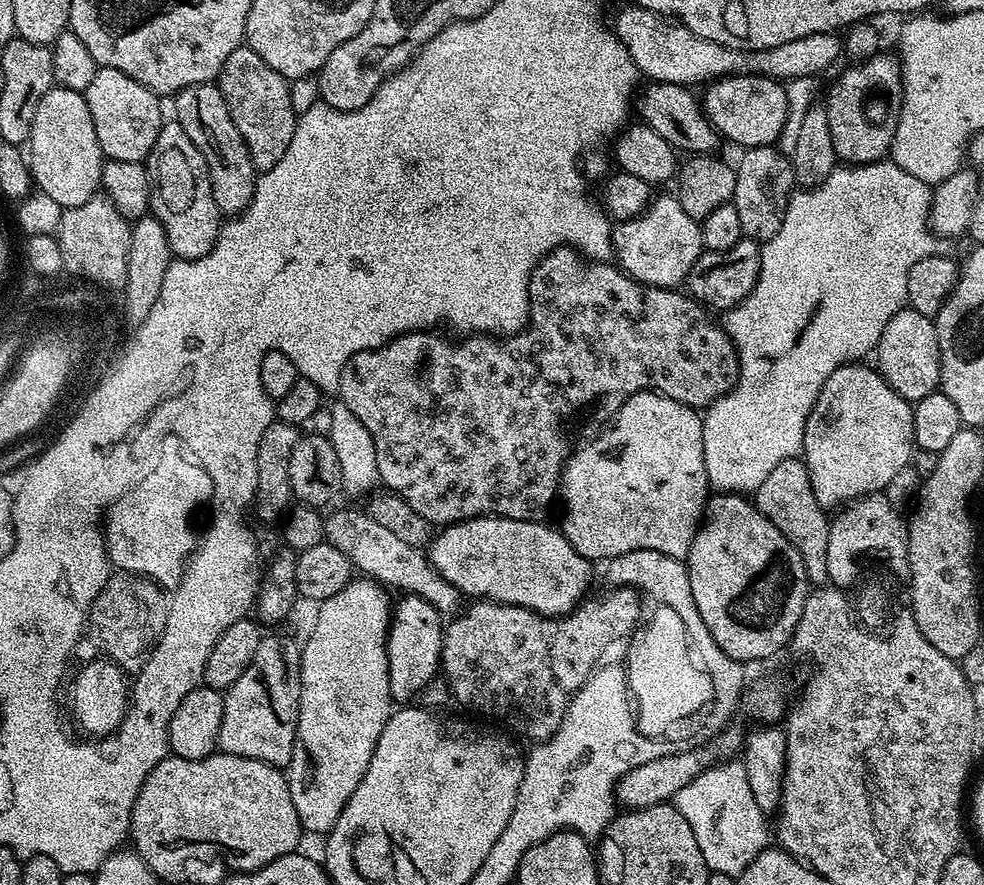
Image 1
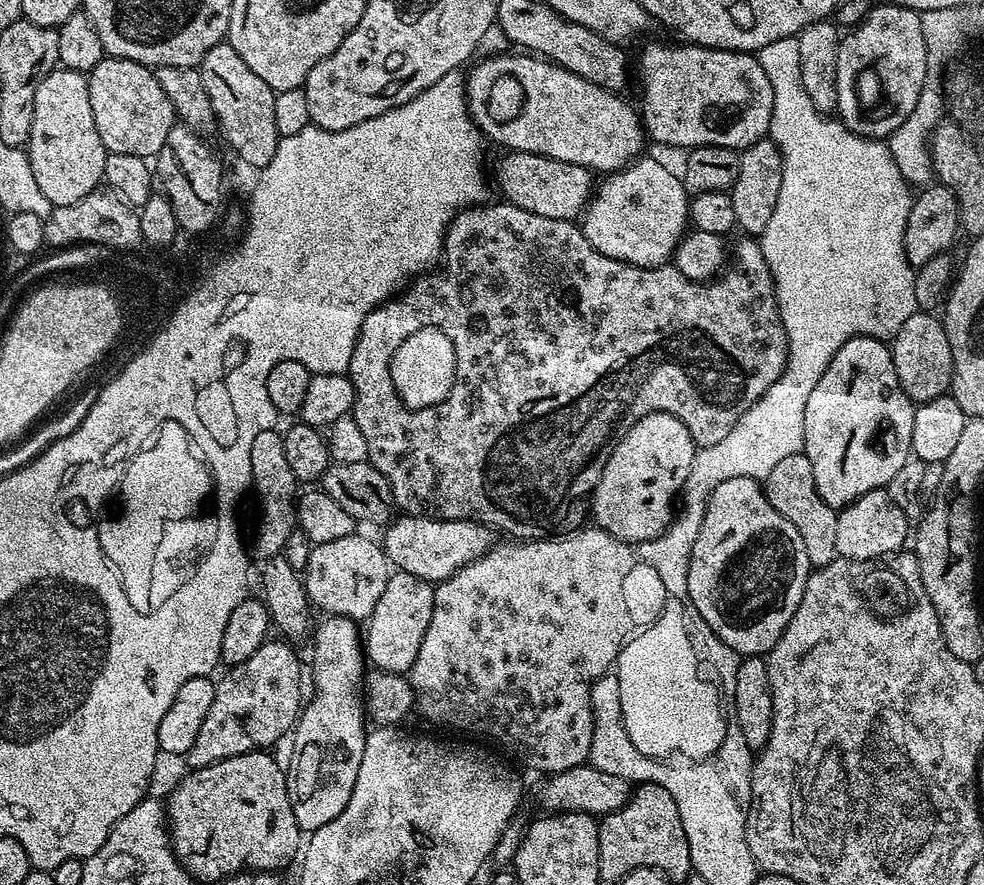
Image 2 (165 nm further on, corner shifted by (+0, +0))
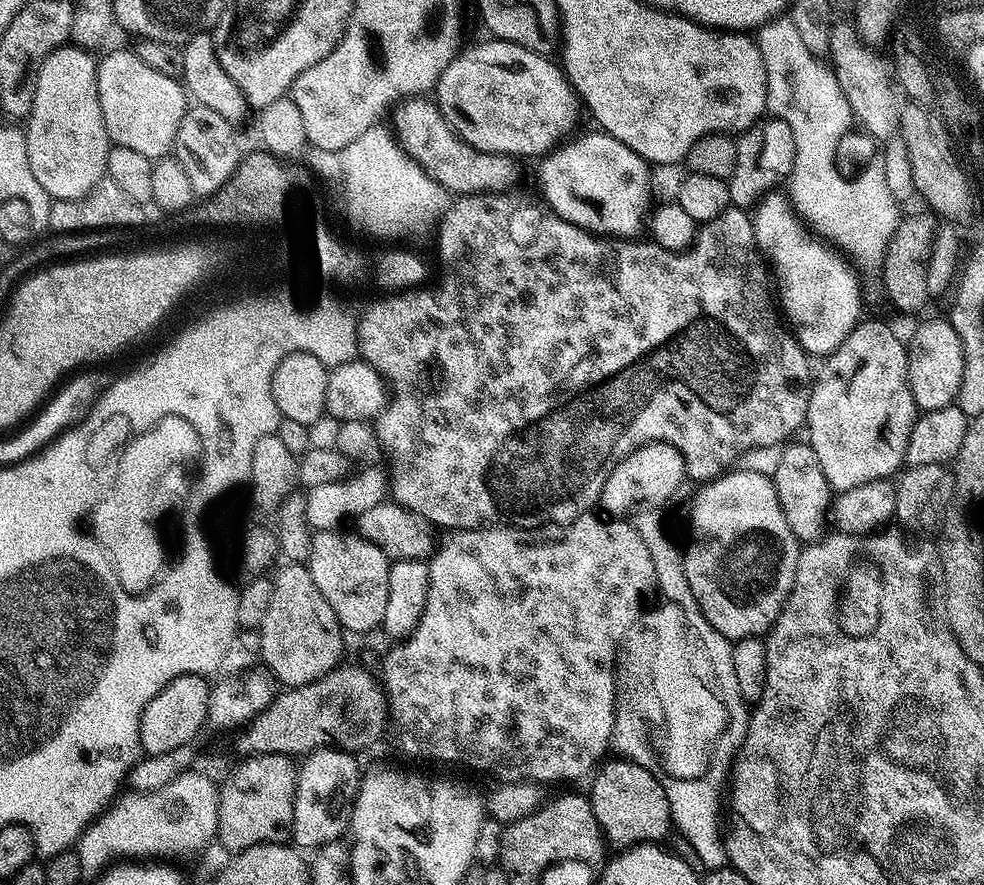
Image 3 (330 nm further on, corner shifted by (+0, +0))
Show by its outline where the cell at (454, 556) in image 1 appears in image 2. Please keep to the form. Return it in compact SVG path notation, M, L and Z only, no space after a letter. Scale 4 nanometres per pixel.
M400 514L383 529L382 547L393 569L439 582L450 578L493 547L493 529L473 520L434 520L430 516Z

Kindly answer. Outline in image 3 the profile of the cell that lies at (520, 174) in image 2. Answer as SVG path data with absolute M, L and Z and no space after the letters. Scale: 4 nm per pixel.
M409 96L395 105L391 131L401 148L424 167L424 172L456 196L498 194L512 184L513 161L496 152L480 152L460 139L440 112L435 99Z

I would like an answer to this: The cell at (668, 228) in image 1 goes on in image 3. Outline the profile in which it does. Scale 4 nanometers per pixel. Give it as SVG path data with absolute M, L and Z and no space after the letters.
M603 130L595 131L588 132L577 140L569 139L561 143L539 161L540 184L544 187L545 196L543 199L547 207L558 213L566 222L585 228L587 232L617 238L635 237L639 233L636 231L645 227L646 217L650 212L650 203L648 204L648 195L652 192L652 180L648 177L650 165L637 152L630 150L630 146L618 142L618 138L608 135Z

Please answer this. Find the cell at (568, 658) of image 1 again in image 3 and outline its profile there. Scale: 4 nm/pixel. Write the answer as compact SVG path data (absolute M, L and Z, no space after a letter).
M589 514L589 515L586 515L586 516L579 516L579 517L578 517L578 518L577 518L577 519L576 519L576 520L575 520L575 521L574 521L574 522L573 522L573 523L572 523L572 524L545 524L545 525L544 525L544 527L543 527L543 528L509 528L509 527L507 527L507 526L497 526L497 527L495 527L495 528L461 528L461 529L459 529L459 530L452 530L452 531L449 531L449 532L448 532L448 533L447 533L447 535L445 535L445 536L448 536L448 537L446 537L446 538L445 538L445 540L444 540L444 541L442 541L442 542L441 542L441 544L440 544L440 541L439 541L439 544L438 544L438 547L437 547L437 548L436 548L436 549L435 549L435 551L433 551L433 553L432 553L432 555L431 555L431 557L430 557L430 559L429 559L429 560L428 560L428 569L429 569L429 570L430 570L430 586L429 586L429 587L428 587L428 593L427 593L427 594L426 594L426 610L422 610L422 618L421 618L421 619L420 619L420 621L419 621L419 622L418 622L418 626L417 626L417 627L416 627L416 629L415 629L415 630L414 630L414 631L412 631L412 632L411 632L411 633L410 633L410 634L409 634L409 636L408 636L408 637L406 637L406 639L405 639L405 640L404 640L404 641L403 641L403 642L396 642L396 643L393 643L393 644L396 644L396 645L394 645L394 646L393 646L393 648L392 648L392 649L390 649L390 650L389 650L389 652L388 652L388 653L387 653L387 651L385 651L385 652L384 652L384 653L383 653L383 656L382 656L382 671L383 671L383 670L384 670L384 680L383 680L383 678L382 678L382 689L383 689L383 693L384 693L384 695L385 695L385 696L386 696L386 697L387 697L387 723L388 723L388 724L389 724L389 725L390 725L390 730L391 730L391 726L392 726L392 736L393 736L393 738L394 738L394 739L396 739L396 744L397 744L397 746L398 746L398 747L400 747L400 748L401 748L401 750L402 750L402 751L404 751L404 752L405 752L405 754L406 754L406 755L408 755L408 756L409 756L409 758L410 758L410 759L412 759L412 760L433 760L433 762L434 762L434 763L436 763L436 764L461 764L461 766L462 766L462 767L464 767L464 768L473 768L473 770L474 770L474 771L476 771L476 772L485 772L485 774L486 774L486 775L488 775L488 776L493 776L493 778L494 778L494 779L493 779L493 781L496 781L496 782L499 782L499 783L502 783L502 784L523 784L523 783L525 783L525 782L531 782L531 783L534 783L534 784L538 784L538 785L541 785L541 786L547 786L547 784L548 784L548 783L550 783L550 782L551 782L551 780L576 780L576 779L578 779L578 778L579 778L579 776L584 776L584 775L586 775L586 776L585 776L585 777L587 777L587 776L588 776L588 775L589 775L589 773L591 773L591 772L592 772L592 771L593 771L593 769L595 769L595 768L596 768L596 767L597 767L597 765L599 765L599 764L600 764L600 763L601 763L601 761L603 761L603 760L604 760L604 759L605 759L605 756L606 756L606 753L604 753L604 751L606 751L606 750L607 750L607 751L609 751L609 748L610 748L610 745L611 745L611 743L612 743L612 727L613 727L613 726L614 726L614 718L615 718L615 717L616 717L616 709L617 709L617 702L616 702L616 653L617 653L617 652L619 652L619 650L620 650L620 646L621 646L621 644L623 644L623 643L624 643L624 635L625 635L625 634L626 634L626 630L630 630L630 626L634 626L634 622L635 622L635 621L636 621L636 620L639 620L639 619L640 619L640 617L641 617L641 615L642 615L642 609L643 609L643 608L644 608L644 607L645 607L645 604L644 604L644 599L646 599L646 598L647 598L647 596L648 596L648 595L650 595L650 594L651 594L651 592L654 592L654 589L655 589L655 588L656 588L656 575L655 575L655 574L654 574L654 558L650 558L650 549L649 549L649 547L647 547L647 546L646 546L646 542L644 542L644 541L643 541L643 540L642 540L642 534L640 534L640 533L639 533L639 532L638 532L638 530L637 530L637 529L636 529L636 526L635 526L635 523L632 523L632 522L629 522L629 521L628 521L628 520L627 520L627 519L624 519L624 518L608 518L608 519L604 519L604 520L599 520L599 518L598 518L598 517L596 517L596 514Z

